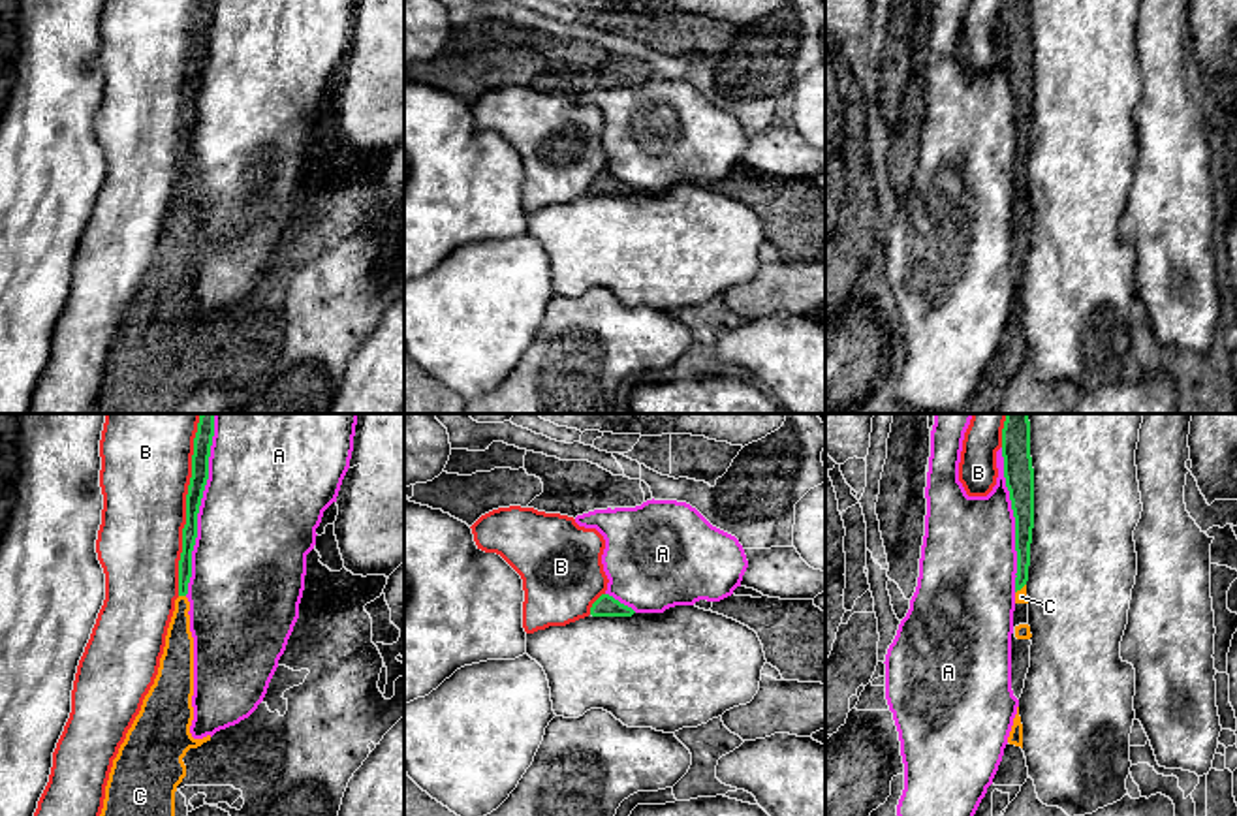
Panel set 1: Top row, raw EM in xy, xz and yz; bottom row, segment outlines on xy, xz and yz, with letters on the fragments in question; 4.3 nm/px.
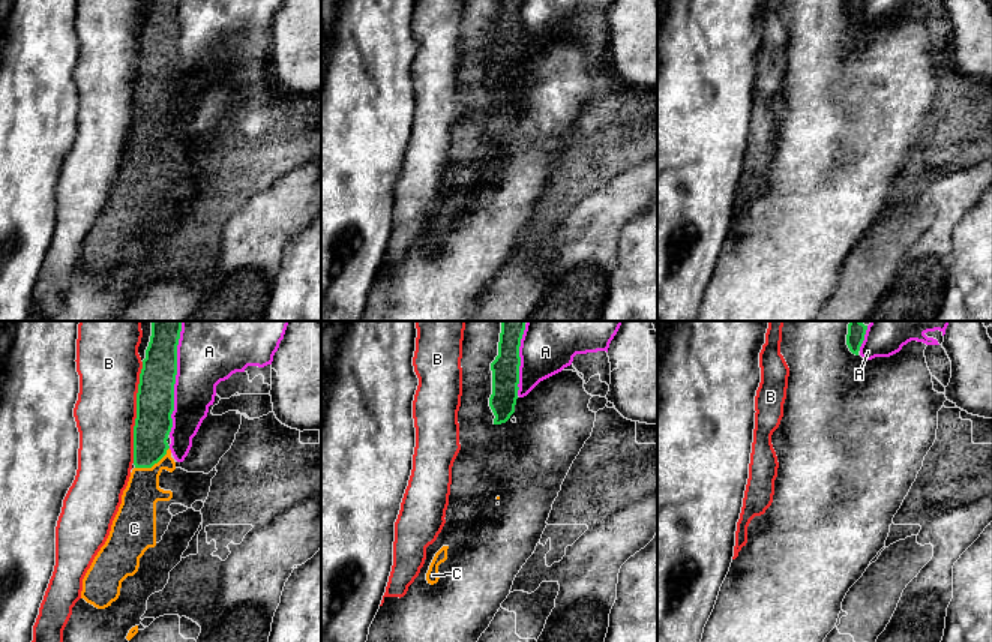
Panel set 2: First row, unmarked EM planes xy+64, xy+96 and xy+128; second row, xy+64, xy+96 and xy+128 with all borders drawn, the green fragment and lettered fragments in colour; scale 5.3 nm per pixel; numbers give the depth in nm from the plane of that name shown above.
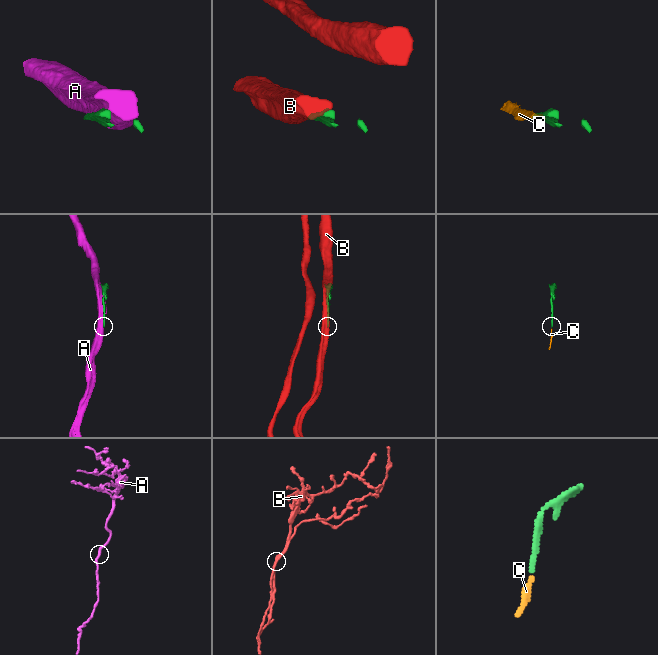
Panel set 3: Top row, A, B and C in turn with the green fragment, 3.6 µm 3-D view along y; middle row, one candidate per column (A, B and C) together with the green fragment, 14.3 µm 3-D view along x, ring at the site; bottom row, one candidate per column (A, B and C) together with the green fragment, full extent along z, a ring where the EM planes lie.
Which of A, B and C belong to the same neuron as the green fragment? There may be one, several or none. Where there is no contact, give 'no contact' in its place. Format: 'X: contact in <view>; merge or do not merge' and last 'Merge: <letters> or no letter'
A: contact in xy; do not merge
B: contact in xy; do not merge
C: contact in xy; merge
Merge: C

